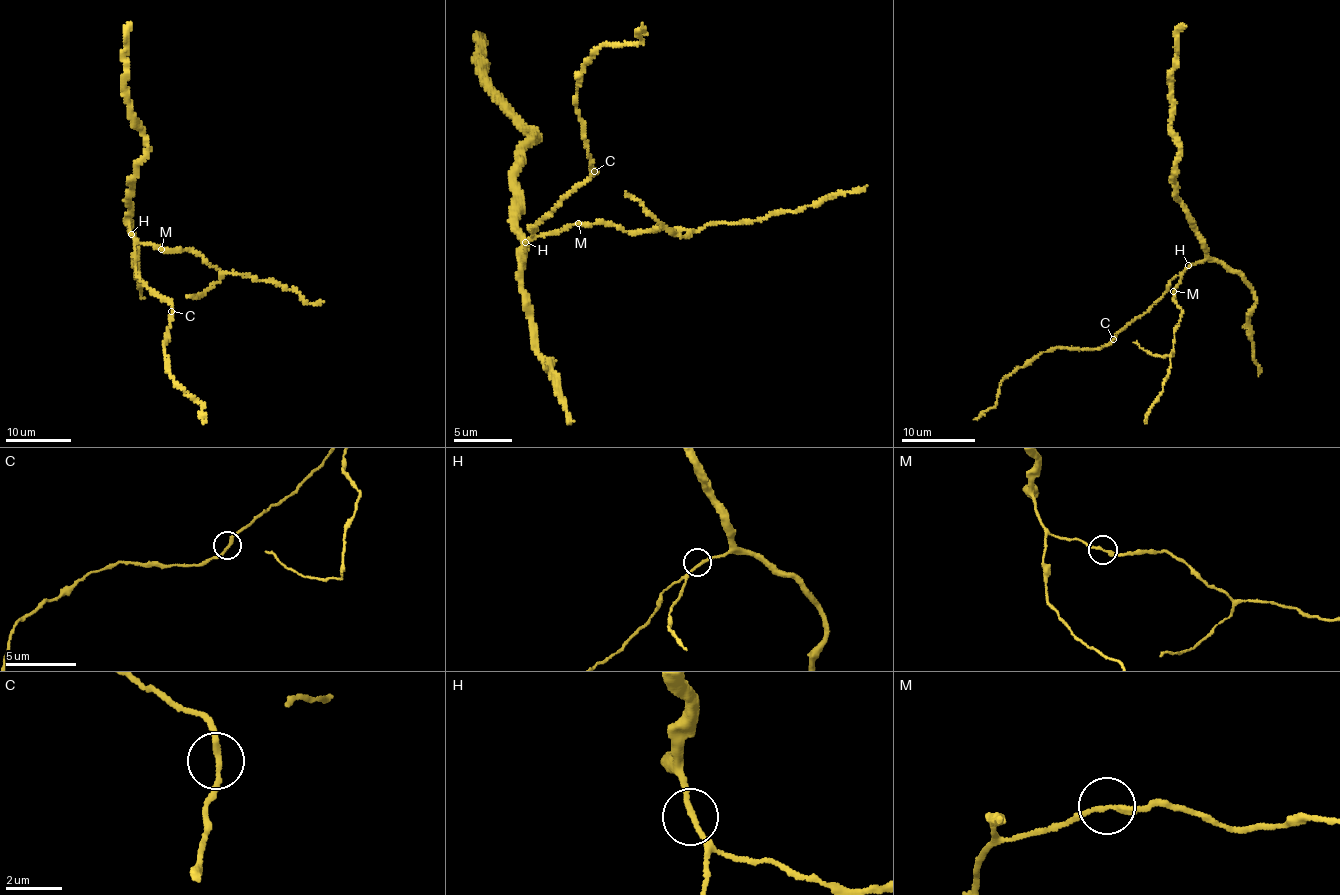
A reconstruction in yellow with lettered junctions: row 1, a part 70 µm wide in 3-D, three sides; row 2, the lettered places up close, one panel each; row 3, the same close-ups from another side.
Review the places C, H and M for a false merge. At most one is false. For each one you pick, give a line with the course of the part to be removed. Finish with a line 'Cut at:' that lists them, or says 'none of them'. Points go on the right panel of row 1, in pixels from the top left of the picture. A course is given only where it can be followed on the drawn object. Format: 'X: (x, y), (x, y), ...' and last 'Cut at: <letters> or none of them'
Cut at: none of them

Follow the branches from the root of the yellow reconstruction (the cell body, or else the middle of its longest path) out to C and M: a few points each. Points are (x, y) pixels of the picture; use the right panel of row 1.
C: (1190, 268), (1185, 268), (1170, 281), (1168, 290), (1113, 339)
M: (1190, 268), (1187, 268), (1181, 283), (1173, 291)

